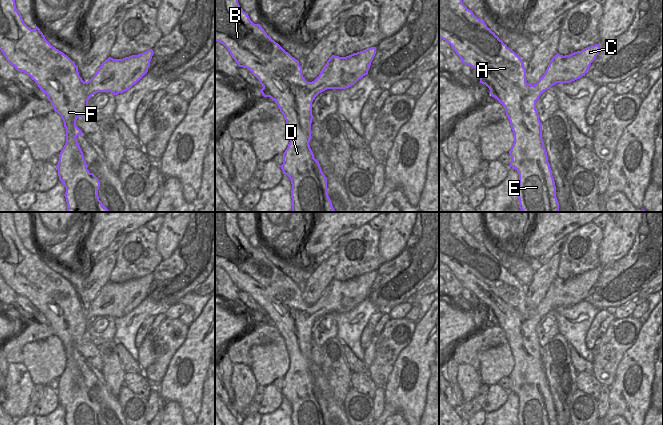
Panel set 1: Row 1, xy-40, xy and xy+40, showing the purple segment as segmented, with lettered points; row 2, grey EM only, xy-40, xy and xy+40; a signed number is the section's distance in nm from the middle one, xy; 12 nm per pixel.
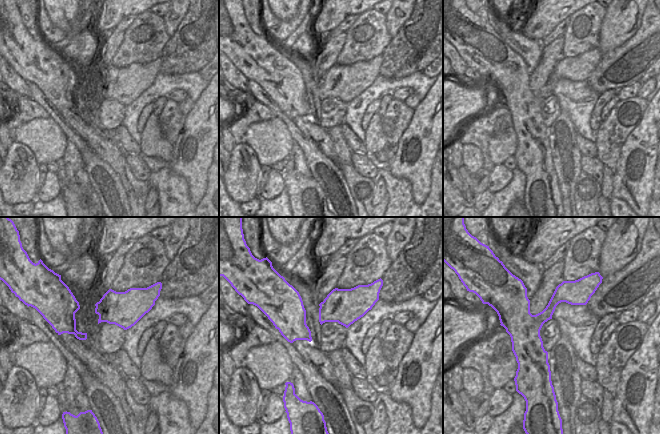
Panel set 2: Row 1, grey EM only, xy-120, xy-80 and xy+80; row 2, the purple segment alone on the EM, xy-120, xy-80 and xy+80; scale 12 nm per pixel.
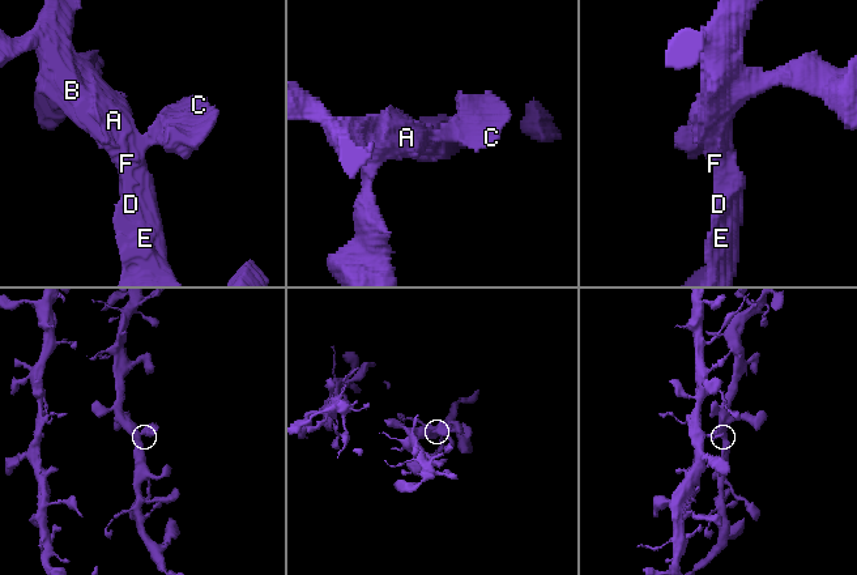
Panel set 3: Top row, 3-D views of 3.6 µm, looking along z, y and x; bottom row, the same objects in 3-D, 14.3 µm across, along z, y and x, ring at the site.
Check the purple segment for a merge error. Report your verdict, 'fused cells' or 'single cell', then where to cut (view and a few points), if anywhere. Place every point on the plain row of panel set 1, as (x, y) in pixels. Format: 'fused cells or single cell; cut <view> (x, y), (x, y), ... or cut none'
single cell; cut none

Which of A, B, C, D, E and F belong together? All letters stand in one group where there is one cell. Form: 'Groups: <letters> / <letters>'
Groups: A B C D E F.

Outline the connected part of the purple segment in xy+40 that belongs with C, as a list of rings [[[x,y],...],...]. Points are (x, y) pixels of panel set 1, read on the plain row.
[[[439,212],[439,261],[451,269],[463,288],[475,293],[480,301],[480,307],[485,308],[489,312],[491,320],[495,321],[506,334],[506,340],[514,357],[514,367],[509,378],[511,380],[510,391],[514,392],[519,398],[519,425],[558,425],[552,394],[542,363],[542,347],[536,334],[536,325],[544,315],[550,313],[556,307],[570,307],[585,300],[591,287],[600,275],[600,268],[591,269],[570,279],[563,280],[557,277],[551,283],[544,299],[539,305],[534,309],[528,308],[526,306],[526,293],[521,282],[487,251],[483,243],[477,242],[463,228],[460,212]]]

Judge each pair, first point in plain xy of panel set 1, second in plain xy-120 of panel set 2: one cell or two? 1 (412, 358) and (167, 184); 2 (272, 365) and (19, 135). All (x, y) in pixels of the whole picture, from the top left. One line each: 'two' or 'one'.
1: two
2: one

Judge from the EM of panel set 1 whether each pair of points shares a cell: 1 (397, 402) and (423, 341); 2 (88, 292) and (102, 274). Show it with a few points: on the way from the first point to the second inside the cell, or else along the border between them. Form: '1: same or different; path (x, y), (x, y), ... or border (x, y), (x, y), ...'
1: same; path (413, 389), (419, 376), (419, 357)
2: same; path (91, 288), (98, 278)

